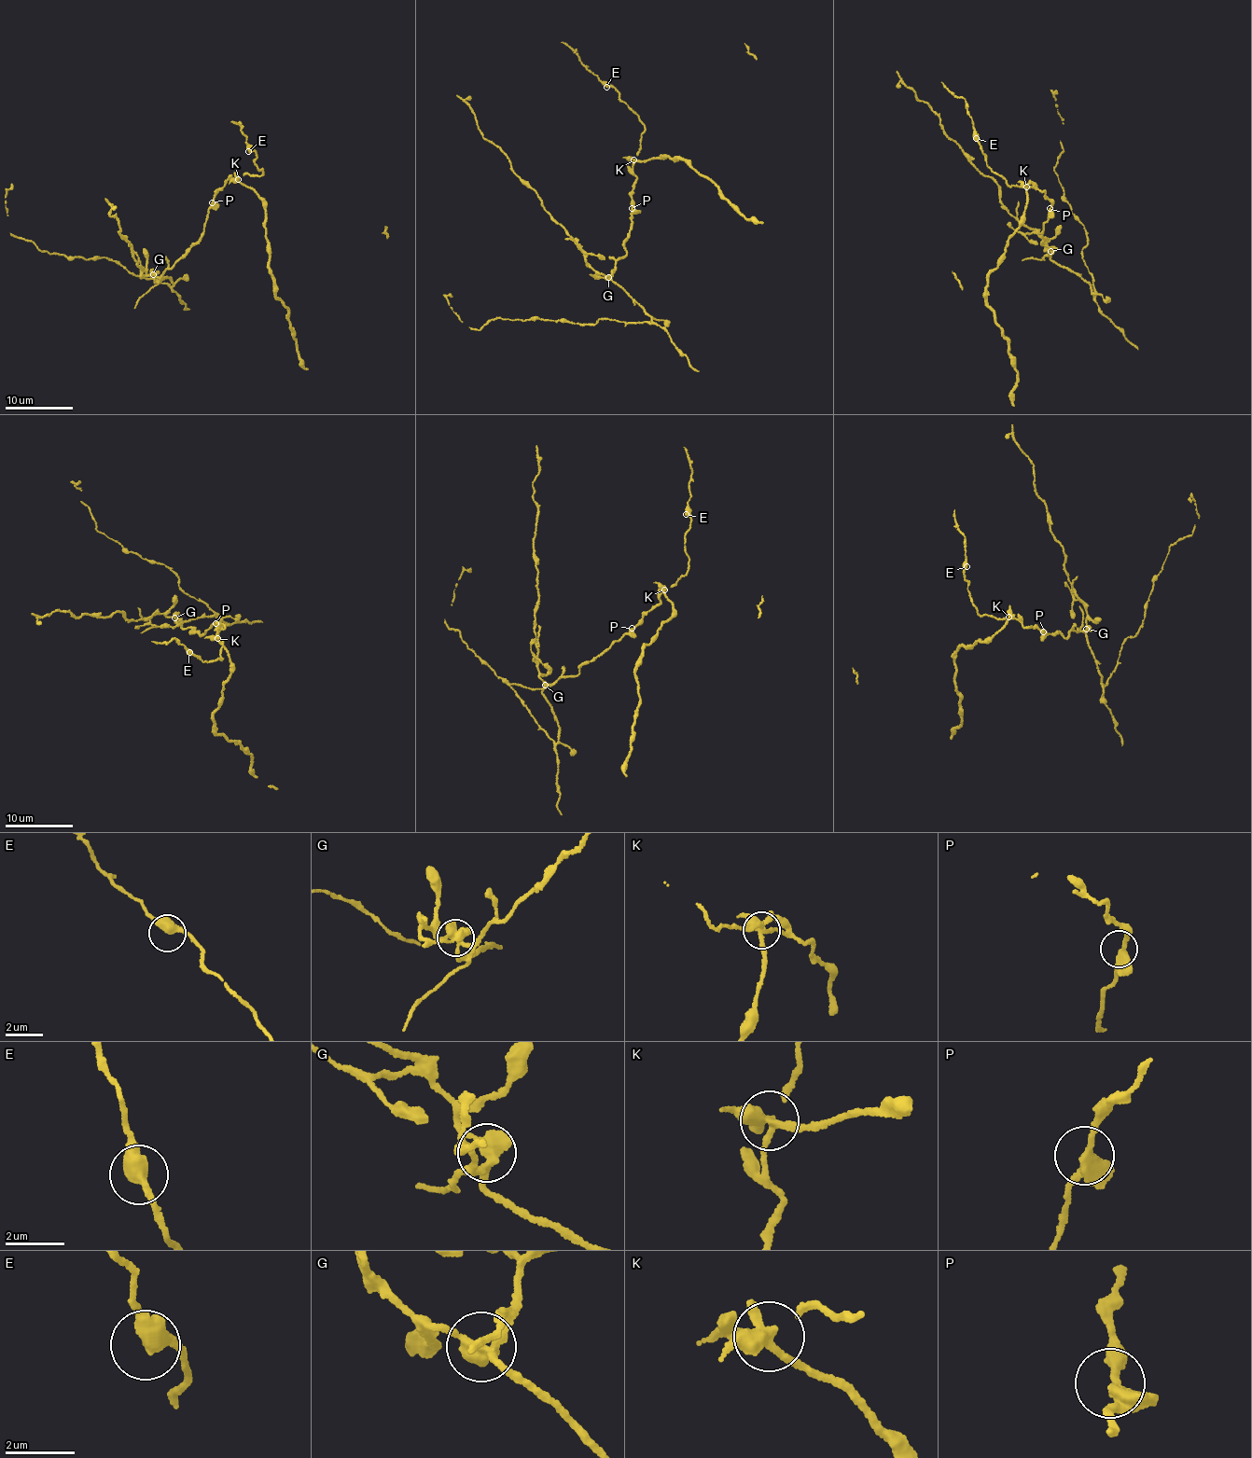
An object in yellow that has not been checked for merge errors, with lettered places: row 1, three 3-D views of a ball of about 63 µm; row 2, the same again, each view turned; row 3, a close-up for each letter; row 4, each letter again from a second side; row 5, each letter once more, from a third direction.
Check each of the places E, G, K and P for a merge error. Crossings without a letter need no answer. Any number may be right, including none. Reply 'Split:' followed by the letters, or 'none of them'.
Split: G, K

